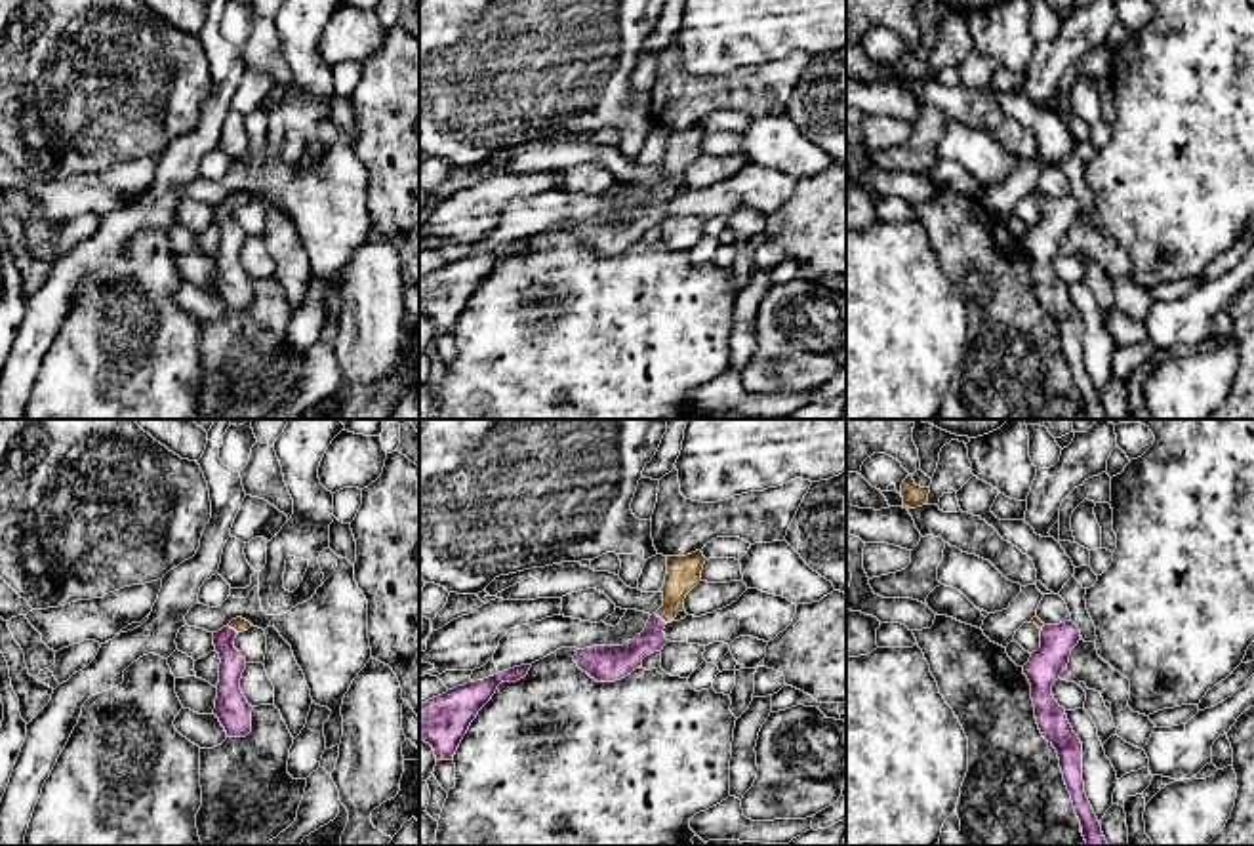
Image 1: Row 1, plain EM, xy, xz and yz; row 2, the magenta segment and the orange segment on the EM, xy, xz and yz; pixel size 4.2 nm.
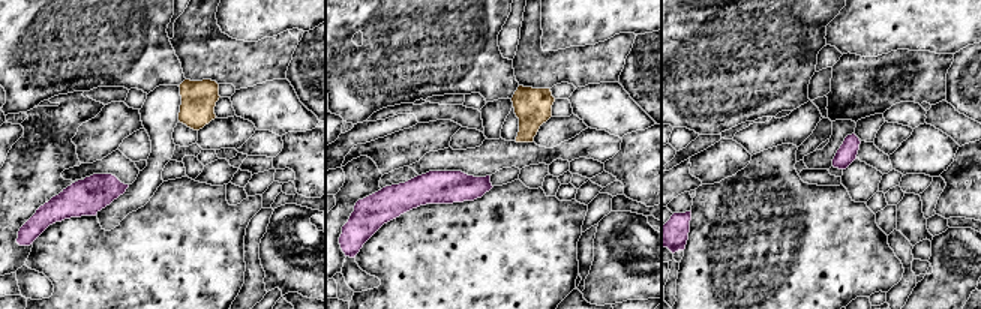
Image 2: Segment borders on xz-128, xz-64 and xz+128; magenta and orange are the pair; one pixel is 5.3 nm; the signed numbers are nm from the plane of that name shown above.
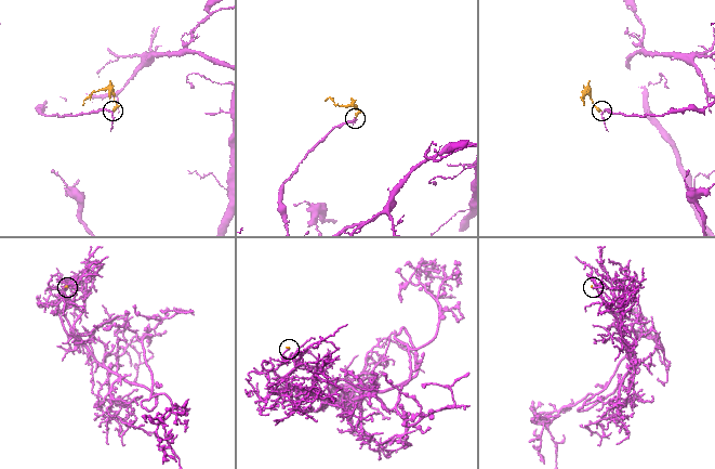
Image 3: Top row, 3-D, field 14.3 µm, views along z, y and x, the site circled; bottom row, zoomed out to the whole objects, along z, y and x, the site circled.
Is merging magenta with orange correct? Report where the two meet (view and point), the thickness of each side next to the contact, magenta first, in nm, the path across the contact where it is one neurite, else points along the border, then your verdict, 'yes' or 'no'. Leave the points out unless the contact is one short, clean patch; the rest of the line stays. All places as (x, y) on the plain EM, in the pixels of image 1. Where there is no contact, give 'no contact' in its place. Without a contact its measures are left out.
contact xz (660, 191); calibres 130 and 140 nm; way xz (620, 235), (652, 206), (660, 191), (671, 180), (683, 145); yes

